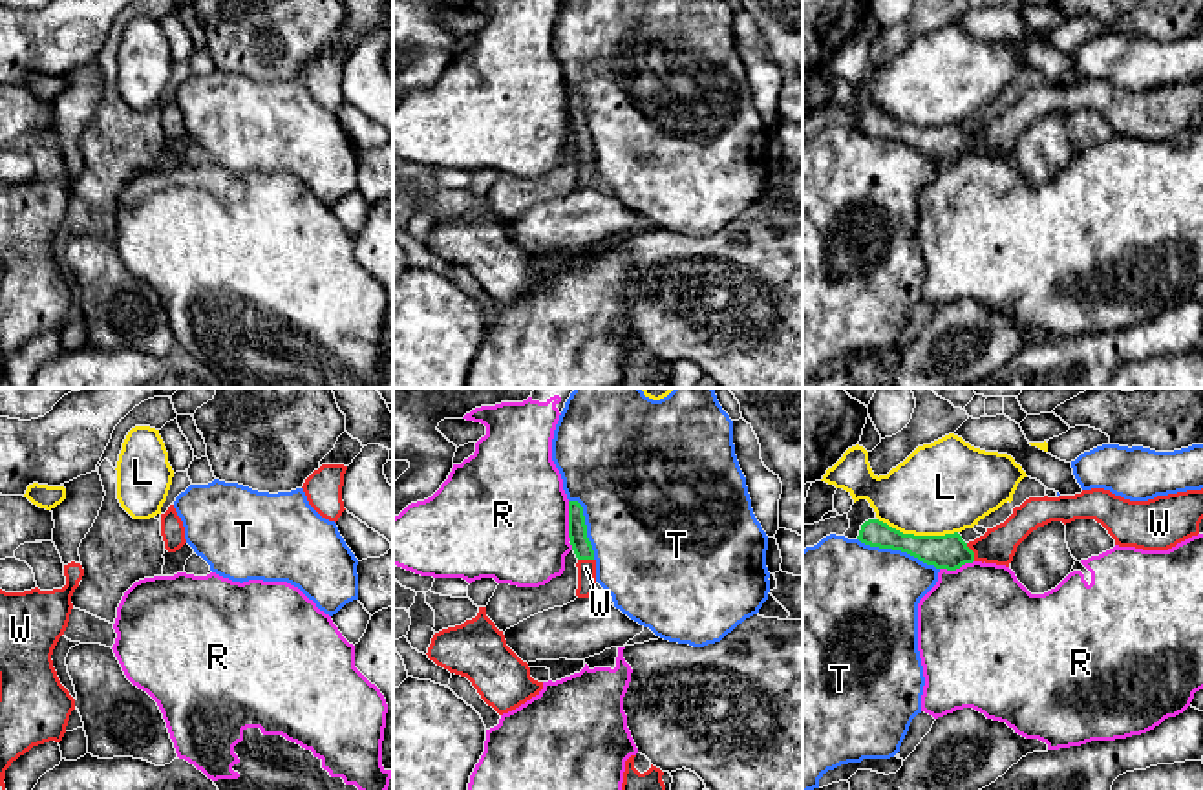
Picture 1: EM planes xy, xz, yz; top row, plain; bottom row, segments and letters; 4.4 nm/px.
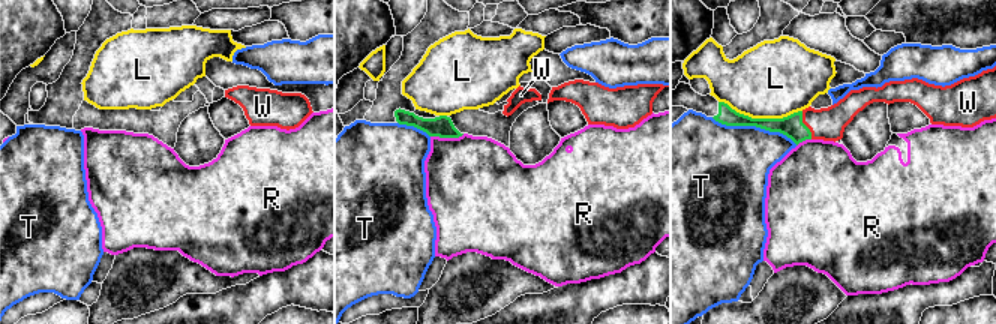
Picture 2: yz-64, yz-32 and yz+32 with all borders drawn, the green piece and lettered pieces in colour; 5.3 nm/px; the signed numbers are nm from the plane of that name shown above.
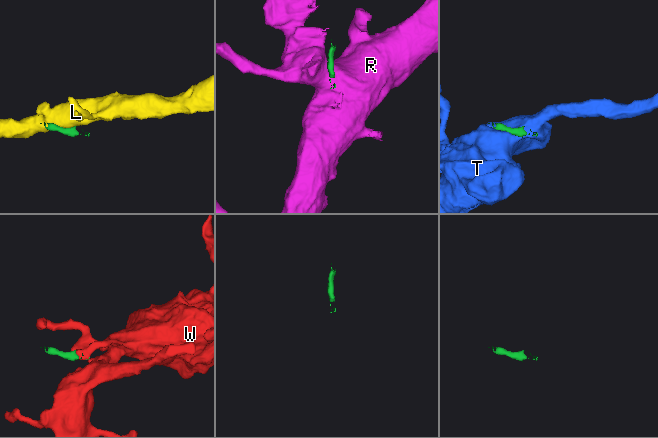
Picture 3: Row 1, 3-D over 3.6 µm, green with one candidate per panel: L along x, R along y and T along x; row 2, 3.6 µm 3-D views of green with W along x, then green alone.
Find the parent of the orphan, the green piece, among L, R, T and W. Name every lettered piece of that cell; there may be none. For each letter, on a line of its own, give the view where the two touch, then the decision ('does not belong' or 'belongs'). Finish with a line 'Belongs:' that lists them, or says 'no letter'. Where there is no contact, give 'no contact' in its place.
L: yz | does not belong
R: xz | does not belong
T: yz | does not belong
W: yz | belongs
Belongs: W

